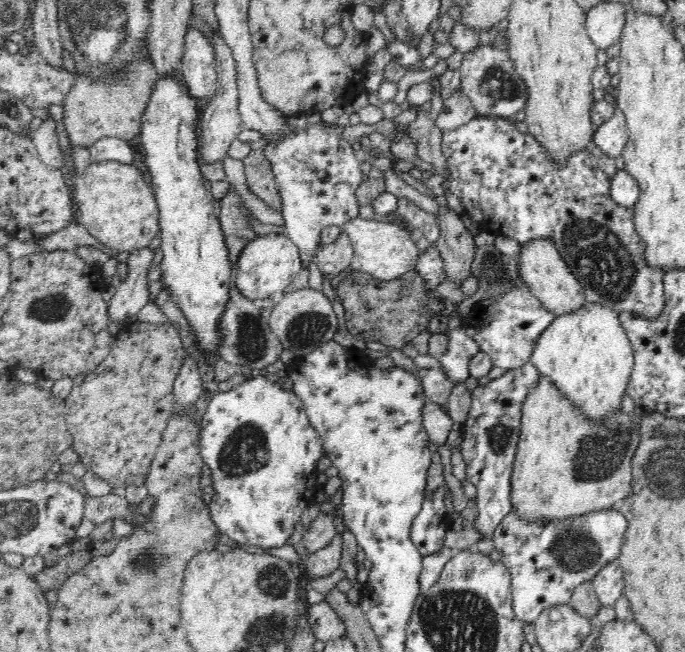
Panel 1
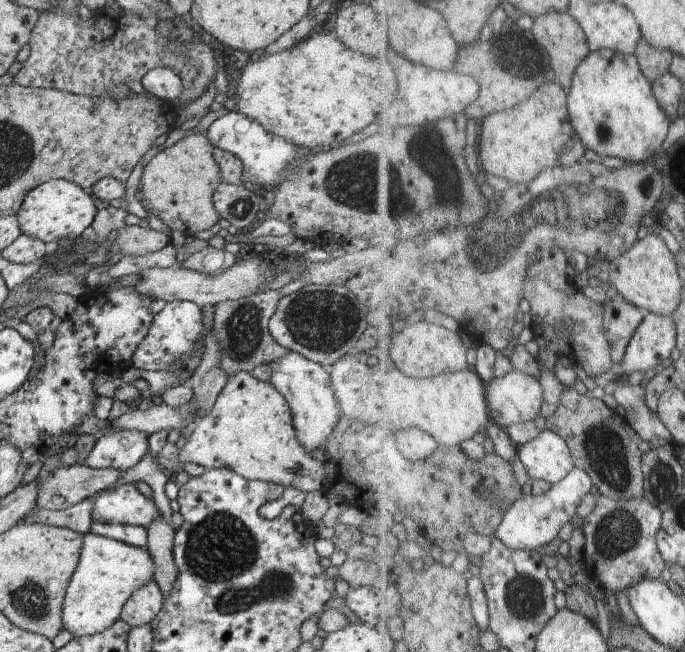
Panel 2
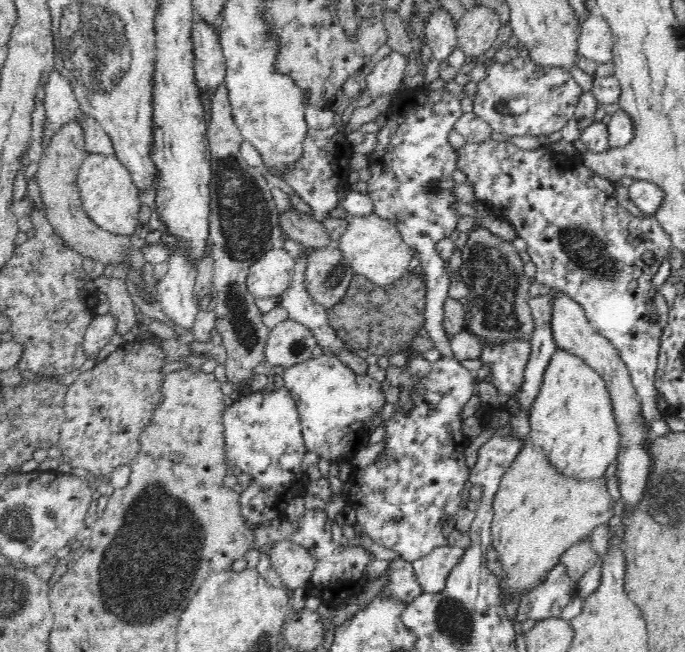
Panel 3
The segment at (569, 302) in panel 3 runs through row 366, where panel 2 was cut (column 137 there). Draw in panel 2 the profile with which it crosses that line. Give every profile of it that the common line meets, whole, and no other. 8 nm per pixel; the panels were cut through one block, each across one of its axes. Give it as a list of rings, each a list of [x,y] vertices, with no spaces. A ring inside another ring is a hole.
[[[150,580],[123,604],[121,619],[130,627],[148,625],[162,610],[163,601],[158,585]]]

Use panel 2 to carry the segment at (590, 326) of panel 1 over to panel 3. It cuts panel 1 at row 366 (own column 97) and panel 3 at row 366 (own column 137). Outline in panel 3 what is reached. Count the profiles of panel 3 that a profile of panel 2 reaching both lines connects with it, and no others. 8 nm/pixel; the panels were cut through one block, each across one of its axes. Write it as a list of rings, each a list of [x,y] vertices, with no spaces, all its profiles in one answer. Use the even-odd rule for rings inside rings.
[[[557,348],[551,356],[550,362],[544,371],[544,378],[542,386],[540,387],[540,393],[536,398],[532,409],[530,410],[529,415],[530,422],[530,435],[528,441],[532,442],[538,449],[542,449],[550,463],[556,468],[557,472],[568,476],[569,478],[578,478],[578,479],[596,479],[596,478],[604,478],[604,474],[606,473],[610,464],[617,460],[619,456],[618,450],[620,450],[621,445],[621,435],[618,429],[618,424],[616,423],[614,417],[614,410],[612,407],[612,399],[609,396],[608,389],[606,389],[606,381],[604,378],[600,376],[591,366],[584,363],[580,357],[572,353],[568,353],[564,351],[564,349]]]

